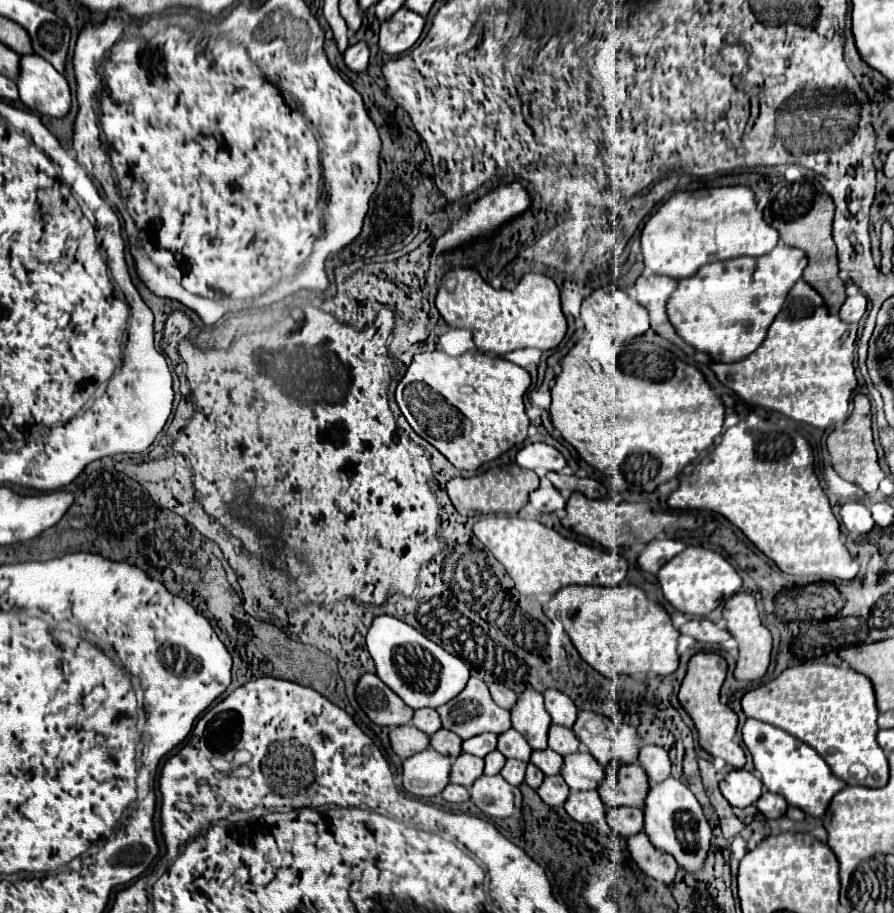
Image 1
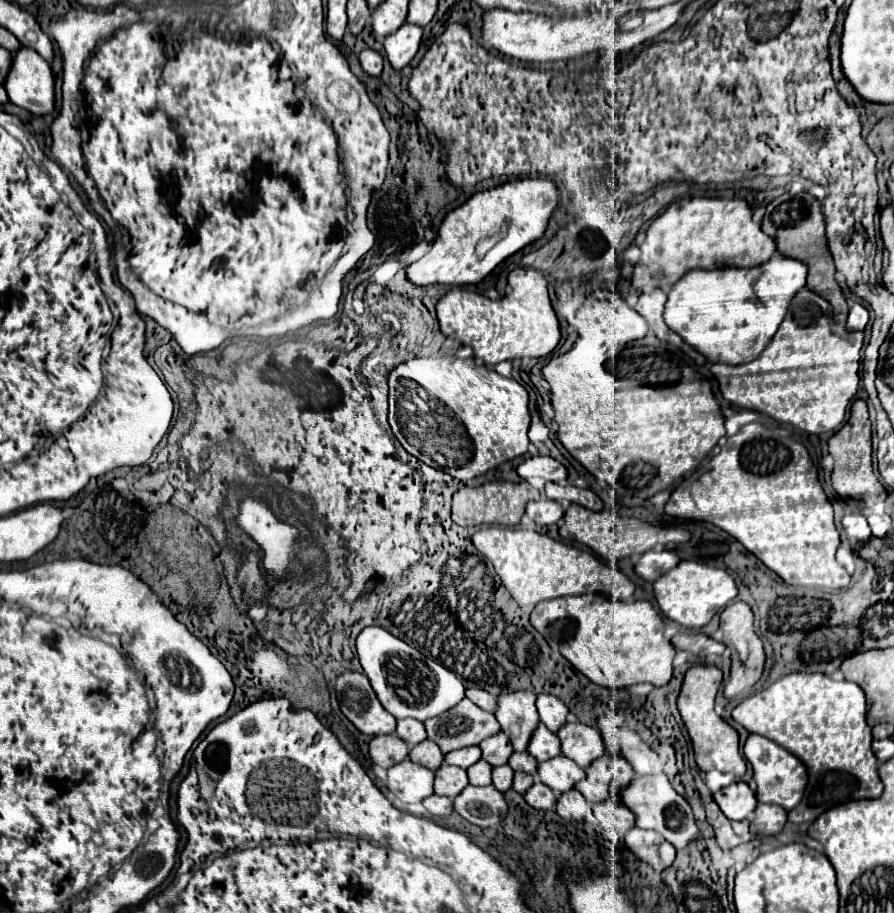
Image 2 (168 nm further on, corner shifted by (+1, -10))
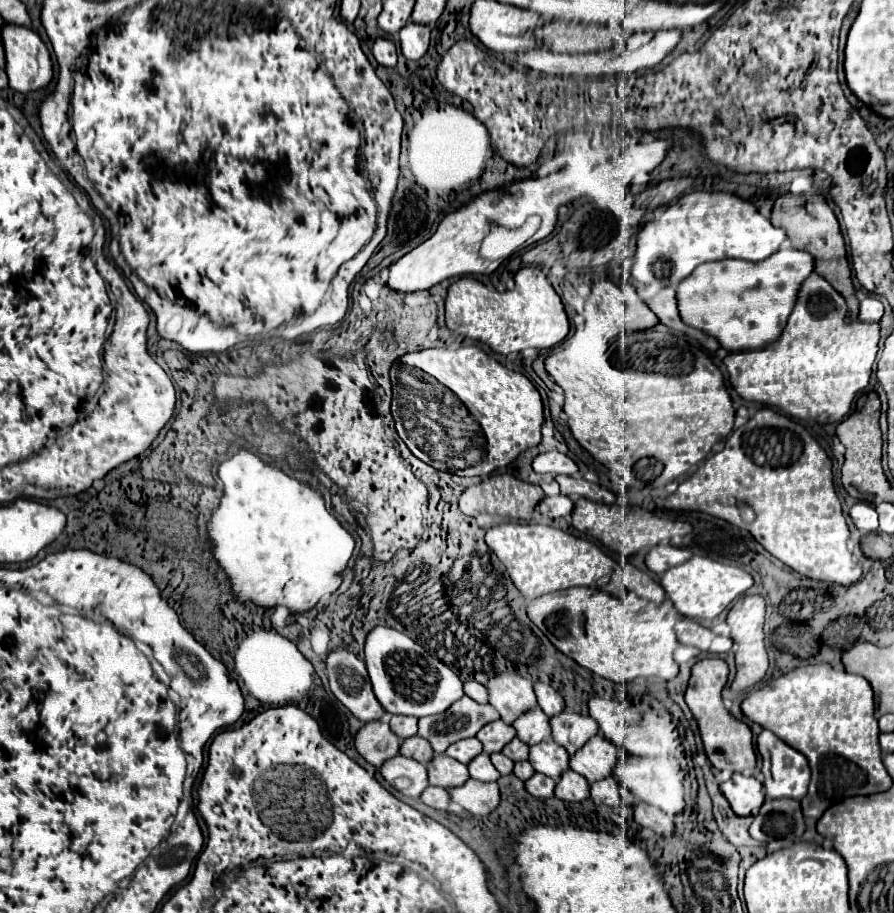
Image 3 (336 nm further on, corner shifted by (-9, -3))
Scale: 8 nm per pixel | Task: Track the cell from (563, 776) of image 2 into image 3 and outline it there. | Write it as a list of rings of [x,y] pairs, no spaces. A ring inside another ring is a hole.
[[[550,738],[530,746],[528,754],[528,762],[532,764],[532,768],[550,778],[558,778],[560,770],[568,768],[568,758],[568,752],[562,746],[556,746],[556,742],[552,742]]]

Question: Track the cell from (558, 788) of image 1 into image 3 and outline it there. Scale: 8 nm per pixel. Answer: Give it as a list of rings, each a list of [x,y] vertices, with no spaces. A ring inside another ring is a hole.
[[[532,774],[532,778],[528,778],[524,782],[526,790],[536,796],[536,798],[550,798],[552,796],[552,786],[556,786],[556,782],[544,774]]]

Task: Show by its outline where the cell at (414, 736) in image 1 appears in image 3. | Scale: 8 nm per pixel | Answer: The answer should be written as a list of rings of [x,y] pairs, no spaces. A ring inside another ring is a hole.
[[[386,720],[366,722],[354,736],[354,746],[358,754],[372,766],[380,768],[384,760],[392,758],[400,750],[400,738],[392,734]]]

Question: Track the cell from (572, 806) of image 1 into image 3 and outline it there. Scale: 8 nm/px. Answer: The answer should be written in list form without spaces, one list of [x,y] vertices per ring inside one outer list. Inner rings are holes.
[[[568,768],[556,780],[554,796],[560,800],[566,800],[566,802],[582,802],[588,798],[588,780],[584,780],[584,776],[580,776]]]

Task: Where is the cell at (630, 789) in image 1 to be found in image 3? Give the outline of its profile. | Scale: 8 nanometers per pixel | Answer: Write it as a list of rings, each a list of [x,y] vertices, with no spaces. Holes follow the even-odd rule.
[[[596,734],[576,754],[570,756],[570,768],[582,774],[588,782],[596,782],[598,778],[612,774],[616,760],[616,746],[610,740],[602,738],[602,734]]]

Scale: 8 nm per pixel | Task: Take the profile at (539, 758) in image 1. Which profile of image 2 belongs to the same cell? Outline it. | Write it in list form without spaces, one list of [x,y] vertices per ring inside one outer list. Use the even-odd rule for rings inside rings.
[[[514,753],[508,761],[516,771],[526,771],[530,775],[534,775],[538,771],[538,761],[530,755],[530,753]]]

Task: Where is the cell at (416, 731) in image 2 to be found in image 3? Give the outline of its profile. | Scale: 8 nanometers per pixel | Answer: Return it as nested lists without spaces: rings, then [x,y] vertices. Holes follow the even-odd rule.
[[[392,716],[390,718],[390,728],[400,740],[406,740],[406,738],[416,734],[418,720],[412,718],[412,716]]]

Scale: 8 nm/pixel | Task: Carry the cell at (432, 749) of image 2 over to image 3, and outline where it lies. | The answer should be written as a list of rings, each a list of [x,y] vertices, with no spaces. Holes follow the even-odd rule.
[[[412,736],[412,738],[404,740],[400,746],[400,754],[406,758],[414,758],[420,764],[428,764],[434,756],[432,746],[428,746],[428,742],[424,742],[424,738],[420,738],[420,736]]]

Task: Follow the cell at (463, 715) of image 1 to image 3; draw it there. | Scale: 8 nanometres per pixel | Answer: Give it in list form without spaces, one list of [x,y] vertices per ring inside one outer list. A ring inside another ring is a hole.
[[[462,696],[446,712],[420,718],[418,736],[430,742],[434,754],[442,754],[450,744],[476,736],[476,730],[480,730],[480,726],[498,718],[500,716],[494,706],[478,704],[472,702],[472,698]]]

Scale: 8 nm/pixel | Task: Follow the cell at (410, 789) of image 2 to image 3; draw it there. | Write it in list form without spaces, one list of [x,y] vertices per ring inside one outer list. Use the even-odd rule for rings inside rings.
[[[400,754],[386,760],[378,768],[378,772],[392,788],[396,788],[398,792],[402,792],[404,796],[410,796],[410,798],[418,798],[422,794],[422,790],[428,786],[426,766],[416,760],[404,758]]]

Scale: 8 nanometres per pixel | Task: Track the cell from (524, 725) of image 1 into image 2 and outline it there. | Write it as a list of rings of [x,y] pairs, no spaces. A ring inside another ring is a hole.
[[[516,691],[498,697],[496,719],[502,731],[510,737],[516,751],[526,751],[534,729],[540,723],[536,711],[536,695],[530,691]]]

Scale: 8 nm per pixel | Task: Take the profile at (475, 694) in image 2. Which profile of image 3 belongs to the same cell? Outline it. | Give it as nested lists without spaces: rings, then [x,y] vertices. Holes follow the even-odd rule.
[[[470,680],[470,682],[464,682],[464,694],[466,696],[470,696],[472,700],[476,700],[476,702],[488,702],[488,694],[486,694],[486,690],[484,690],[484,686],[482,684],[478,684],[478,682],[474,682],[474,680]]]

